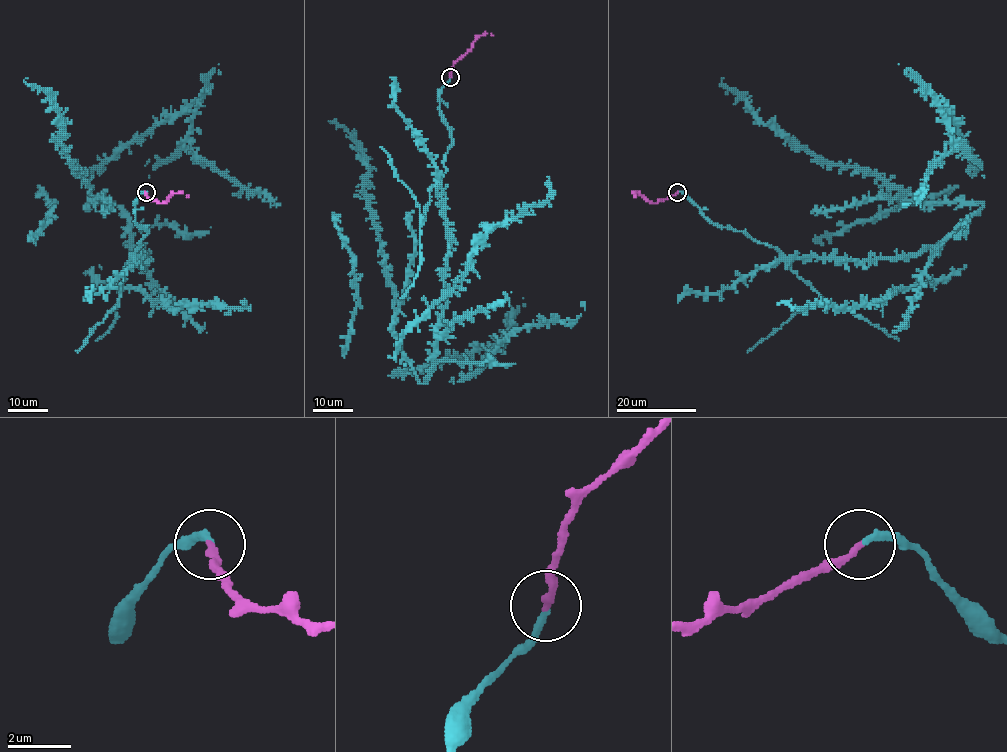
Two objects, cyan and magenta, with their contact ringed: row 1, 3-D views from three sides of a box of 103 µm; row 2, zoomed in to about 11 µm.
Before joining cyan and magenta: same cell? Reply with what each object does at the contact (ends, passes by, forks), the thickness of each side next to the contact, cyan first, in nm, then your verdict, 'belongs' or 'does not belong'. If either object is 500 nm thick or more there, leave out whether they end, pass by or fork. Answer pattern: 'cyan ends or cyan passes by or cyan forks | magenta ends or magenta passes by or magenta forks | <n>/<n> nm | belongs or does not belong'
cyan ends | magenta ends | 240/240 nm | belongs

